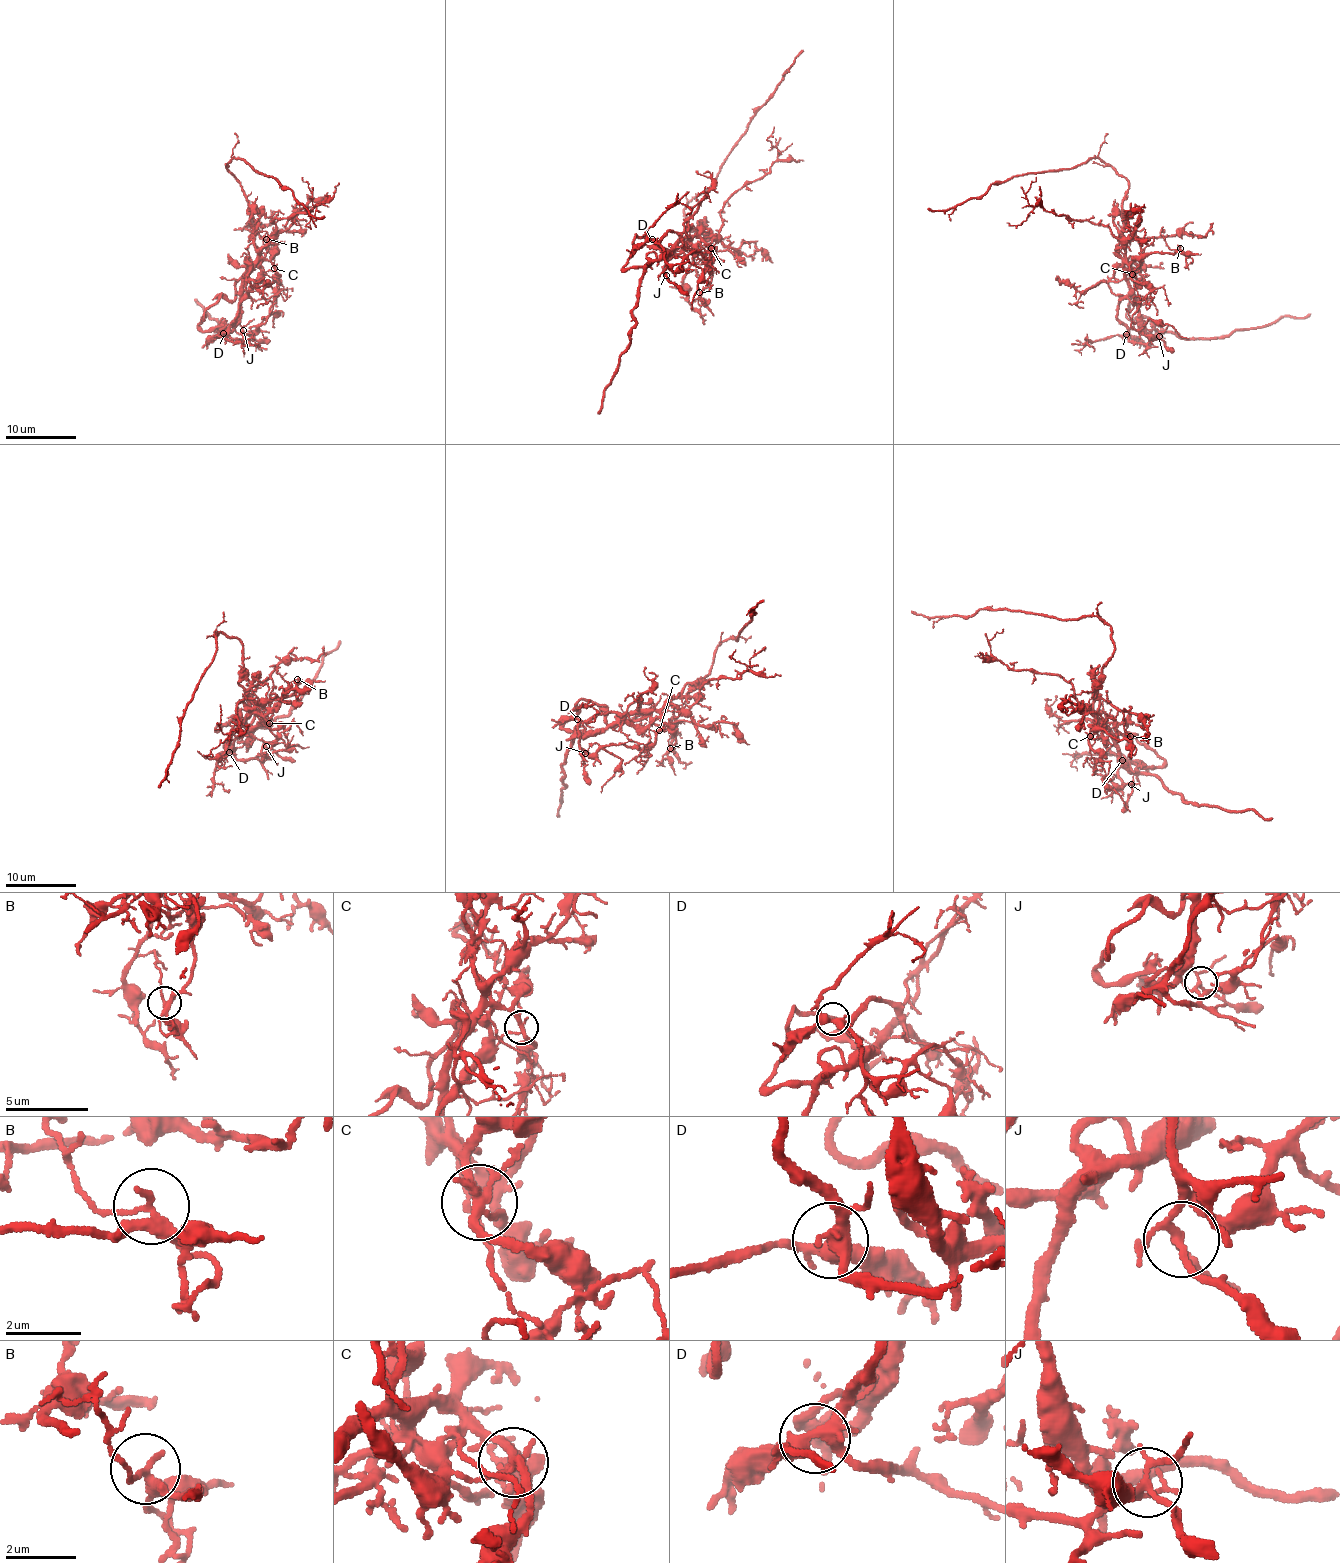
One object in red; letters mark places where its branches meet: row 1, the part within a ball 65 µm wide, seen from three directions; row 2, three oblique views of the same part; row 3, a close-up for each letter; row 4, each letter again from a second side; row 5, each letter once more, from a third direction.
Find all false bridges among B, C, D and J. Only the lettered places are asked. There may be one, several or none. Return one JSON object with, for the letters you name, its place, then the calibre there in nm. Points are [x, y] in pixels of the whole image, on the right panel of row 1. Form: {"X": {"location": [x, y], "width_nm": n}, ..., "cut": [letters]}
{"C": {"location": [1132, 274], "width_nm": 240}, "cut": ["C"]}

